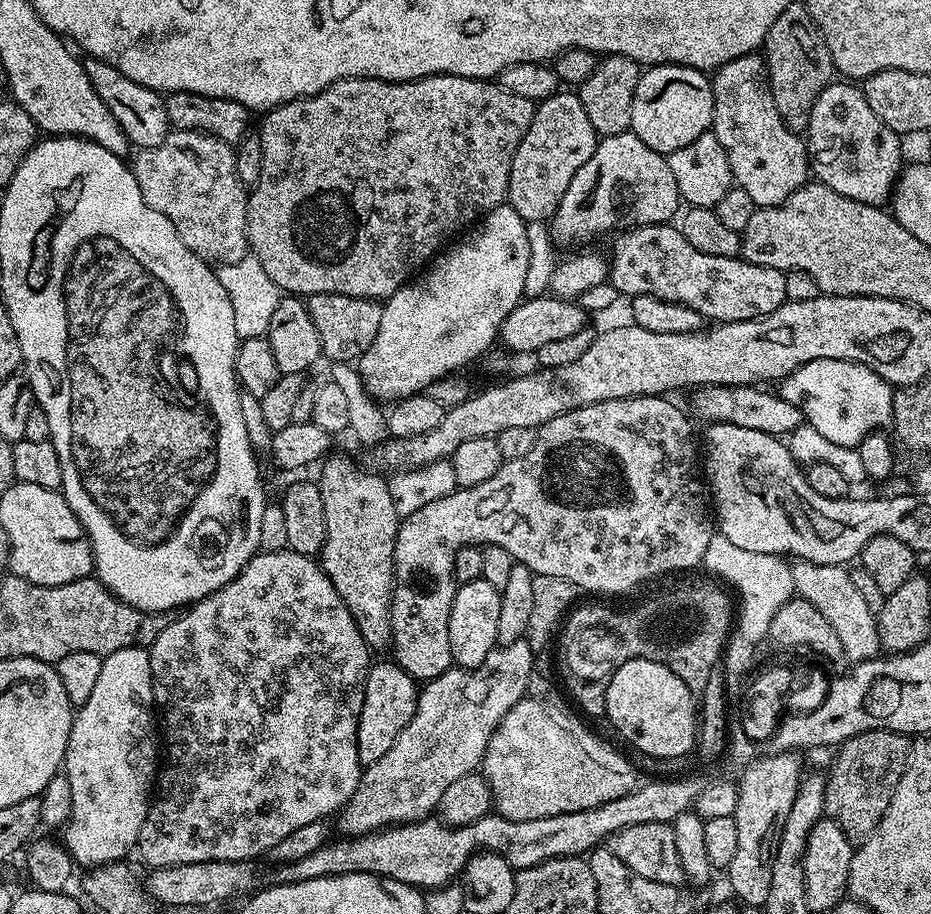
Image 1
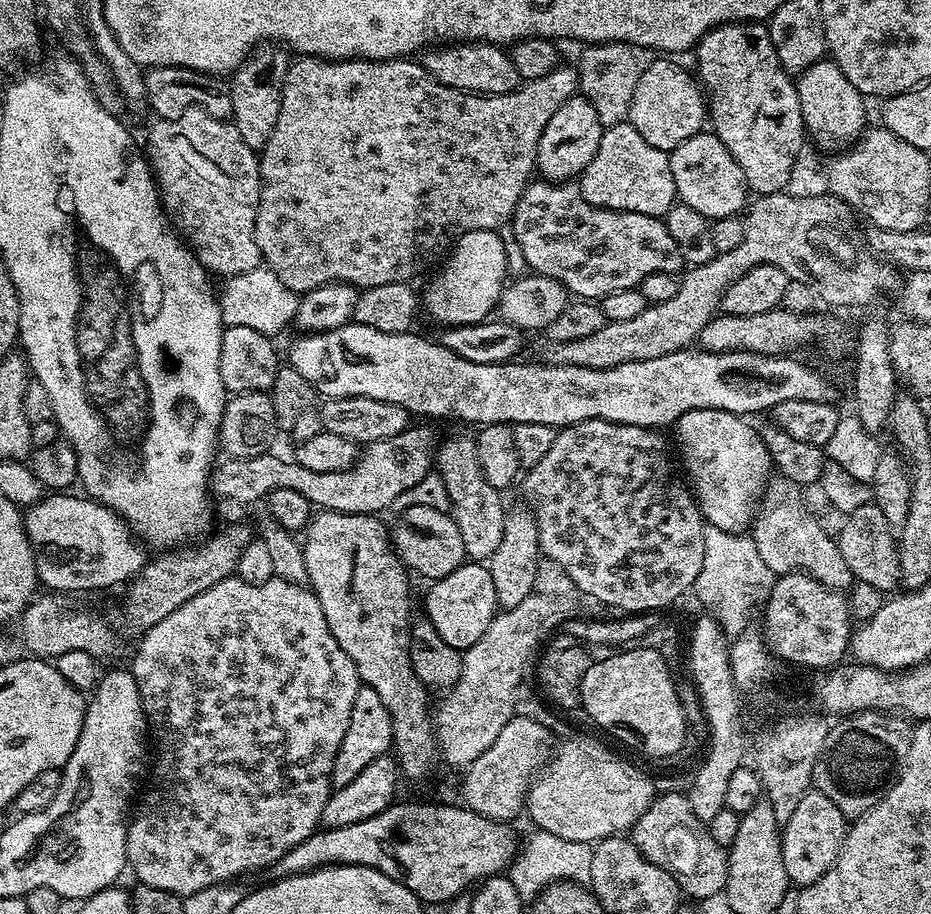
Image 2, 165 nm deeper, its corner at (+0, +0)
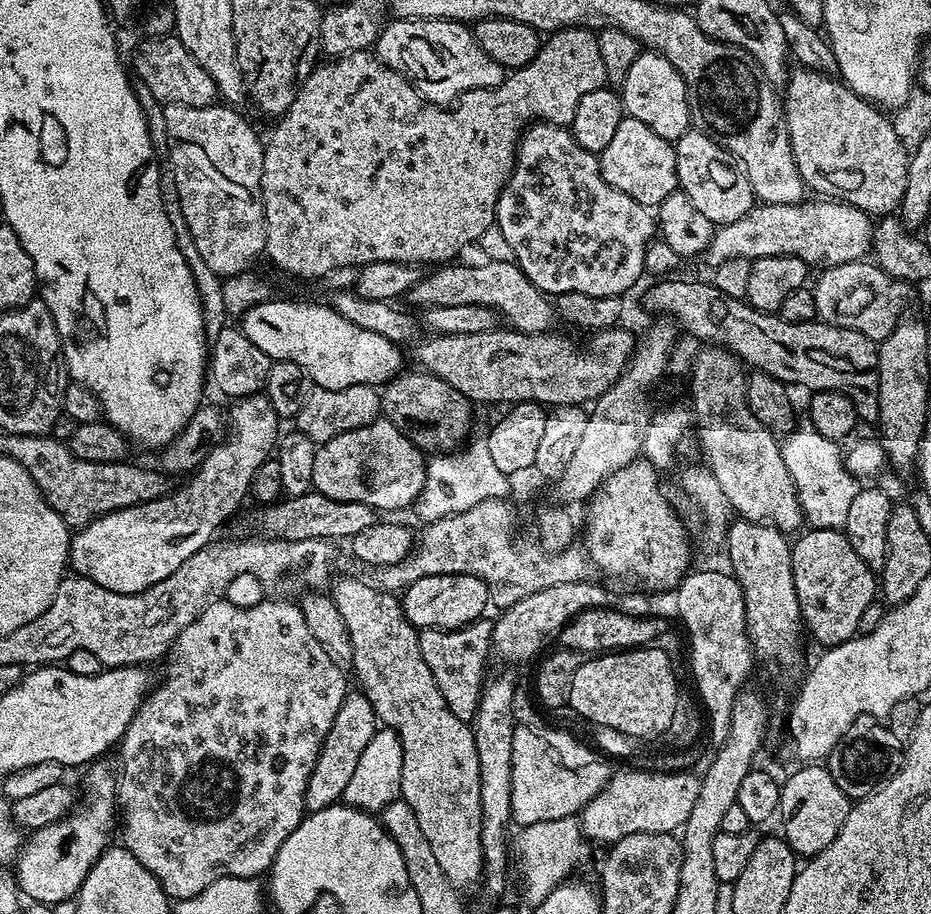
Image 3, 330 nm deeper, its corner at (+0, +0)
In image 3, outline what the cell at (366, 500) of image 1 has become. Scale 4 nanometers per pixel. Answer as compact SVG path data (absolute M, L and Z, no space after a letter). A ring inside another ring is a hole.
M340 580L335 581L336 592L334 599L338 606L338 614L342 614L342 622L346 622L346 630L350 630L350 640L352 642L352 659L350 668L356 671L356 680L359 691L374 706L377 721L385 728L393 728L402 742L402 782L400 783L400 794L403 800L410 802L410 810L418 818L418 826L422 826L422 834L426 834L426 842L430 842L430 850L438 857L438 866L442 866L442 874L450 878L454 887L467 890L481 881L484 869L484 855L482 854L482 806L480 805L480 775L478 774L478 750L474 746L471 727L465 721L454 718L454 713L450 711L450 706L446 706L446 698L442 698L442 690L438 690L438 682L434 682L434 674L430 674L430 666L426 666L426 658L422 658L420 649L420 632L406 618L404 605L393 593L381 590L375 583L367 584L364 580Z

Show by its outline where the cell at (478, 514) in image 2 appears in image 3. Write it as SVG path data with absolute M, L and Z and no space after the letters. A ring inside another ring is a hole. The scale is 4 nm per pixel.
M405 371L383 385L380 398L383 419L402 430L402 434L409 436L421 450L459 449L469 439L473 401L454 390L450 382L442 382L442 378L433 376L430 372L415 371Z

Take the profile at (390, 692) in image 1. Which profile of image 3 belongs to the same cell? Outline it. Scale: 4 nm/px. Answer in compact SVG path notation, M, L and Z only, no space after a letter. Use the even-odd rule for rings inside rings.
M349 691L348 697L338 710L338 718L334 718L334 726L330 726L330 734L326 734L326 742L322 742L318 762L314 762L314 770L310 774L304 799L304 806L308 812L317 812L343 801L346 785L350 783L350 777L358 766L358 758L362 758L362 750L366 750L370 738L374 738L377 727L374 706L370 706L363 692Z

